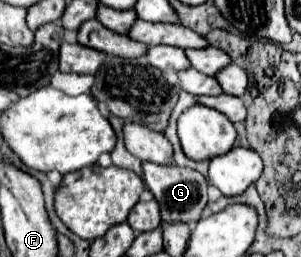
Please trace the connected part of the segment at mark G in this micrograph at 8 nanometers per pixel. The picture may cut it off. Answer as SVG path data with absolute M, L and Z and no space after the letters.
M142 162L142 172L144 172L144 184L154 194L164 222L194 224L194 222L200 220L200 214L202 214L202 210L208 202L208 196L206 196L208 182L198 170L180 168L180 166L174 166L174 164L160 166L160 164L152 164L152 162Z

